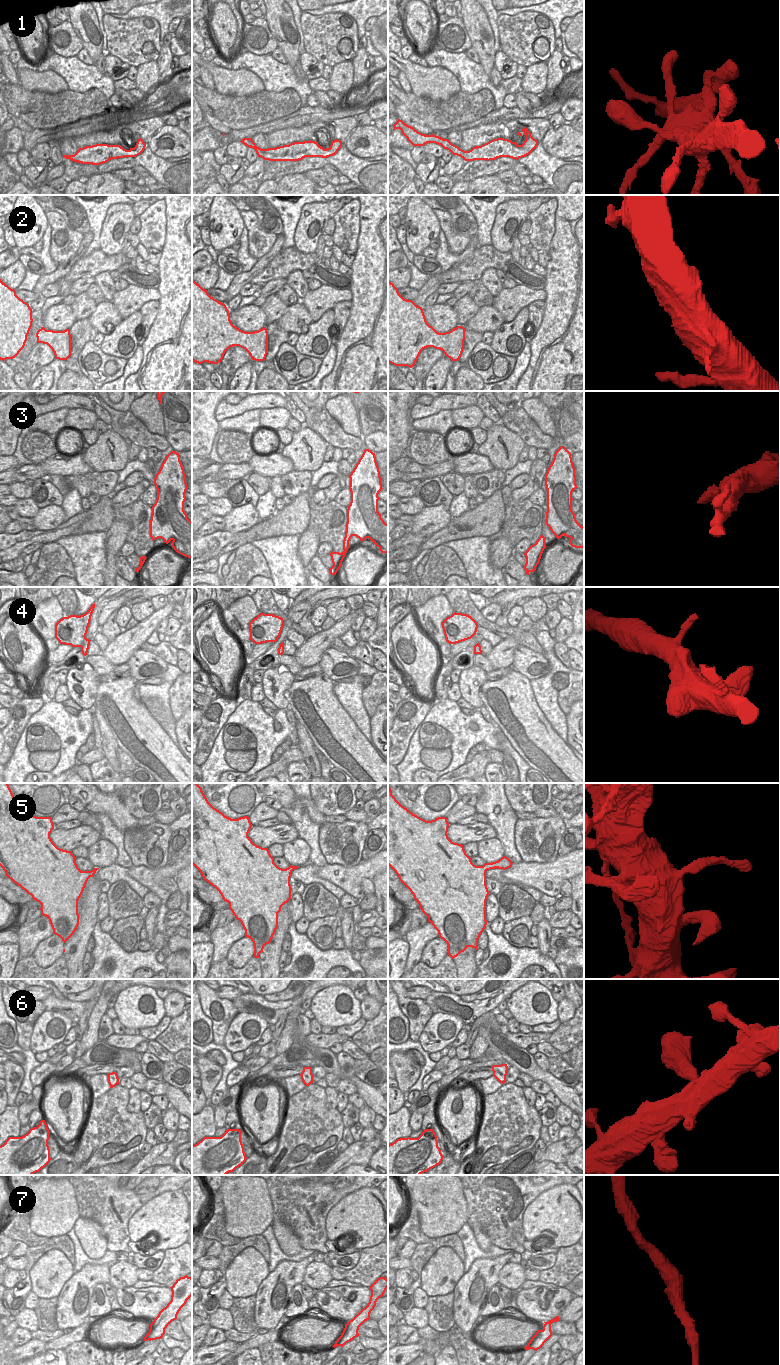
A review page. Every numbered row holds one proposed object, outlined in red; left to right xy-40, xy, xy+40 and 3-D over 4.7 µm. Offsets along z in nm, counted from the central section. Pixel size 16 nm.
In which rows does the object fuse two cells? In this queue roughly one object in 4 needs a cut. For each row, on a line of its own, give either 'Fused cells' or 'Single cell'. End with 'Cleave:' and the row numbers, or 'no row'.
1: Single cell
2: Single cell
3: Single cell
4: Single cell
5: Single cell
6: Single cell
7: Single cell
Cleave: no row.

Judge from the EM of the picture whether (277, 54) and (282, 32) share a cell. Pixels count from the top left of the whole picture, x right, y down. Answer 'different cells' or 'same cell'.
different cells

